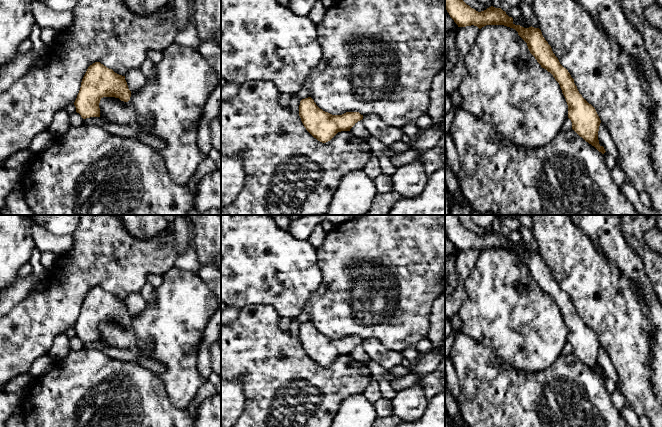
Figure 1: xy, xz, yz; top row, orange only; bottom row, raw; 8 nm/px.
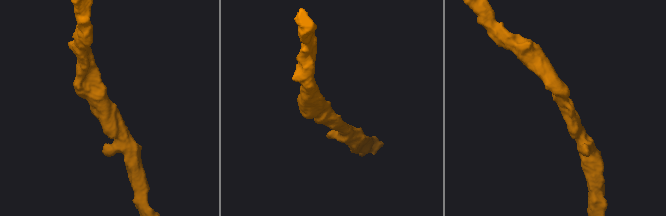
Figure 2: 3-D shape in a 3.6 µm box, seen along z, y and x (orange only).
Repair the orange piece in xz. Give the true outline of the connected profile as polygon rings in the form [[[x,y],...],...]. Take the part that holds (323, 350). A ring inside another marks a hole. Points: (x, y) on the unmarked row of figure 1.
[[[311,321],[300,325],[299,340],[306,354],[322,367],[330,365],[338,356],[350,355],[363,343],[359,336],[332,339],[320,333]]]

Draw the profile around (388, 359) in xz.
[[[365,339],[363,346],[370,359],[377,362],[385,370],[390,371],[401,364],[404,358],[402,352],[385,347],[378,339]]]

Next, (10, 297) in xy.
[[[37,248],[33,250],[29,263],[32,273],[28,277],[18,278],[14,285],[0,293],[0,318],[46,281],[46,269],[41,264],[41,252]]]

